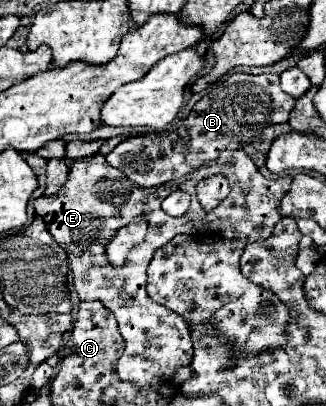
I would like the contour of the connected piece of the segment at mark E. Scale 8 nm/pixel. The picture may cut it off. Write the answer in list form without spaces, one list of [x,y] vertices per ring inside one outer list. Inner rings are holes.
[[[95,154],[71,164],[67,184],[63,184],[55,196],[39,196],[33,202],[35,212],[45,220],[49,234],[67,252],[73,286],[79,300],[99,300],[115,314],[119,330],[125,338],[125,352],[117,362],[117,376],[137,388],[165,382],[155,378],[171,378],[177,366],[191,364],[193,358],[191,332],[185,320],[163,304],[157,304],[147,294],[147,264],[159,246],[167,244],[175,234],[185,234],[181,228],[183,218],[187,220],[189,214],[193,216],[191,204],[187,214],[181,218],[171,218],[161,210],[161,200],[175,188],[193,194],[197,182],[199,178],[189,178],[181,184],[171,182],[157,188],[139,188],[137,184],[131,184],[123,172],[107,164],[103,154]],[[141,212],[149,216],[147,240],[143,246],[131,250],[127,258],[129,264],[125,268],[113,268],[105,258],[105,244],[119,230],[119,226],[129,224],[131,218]]]

